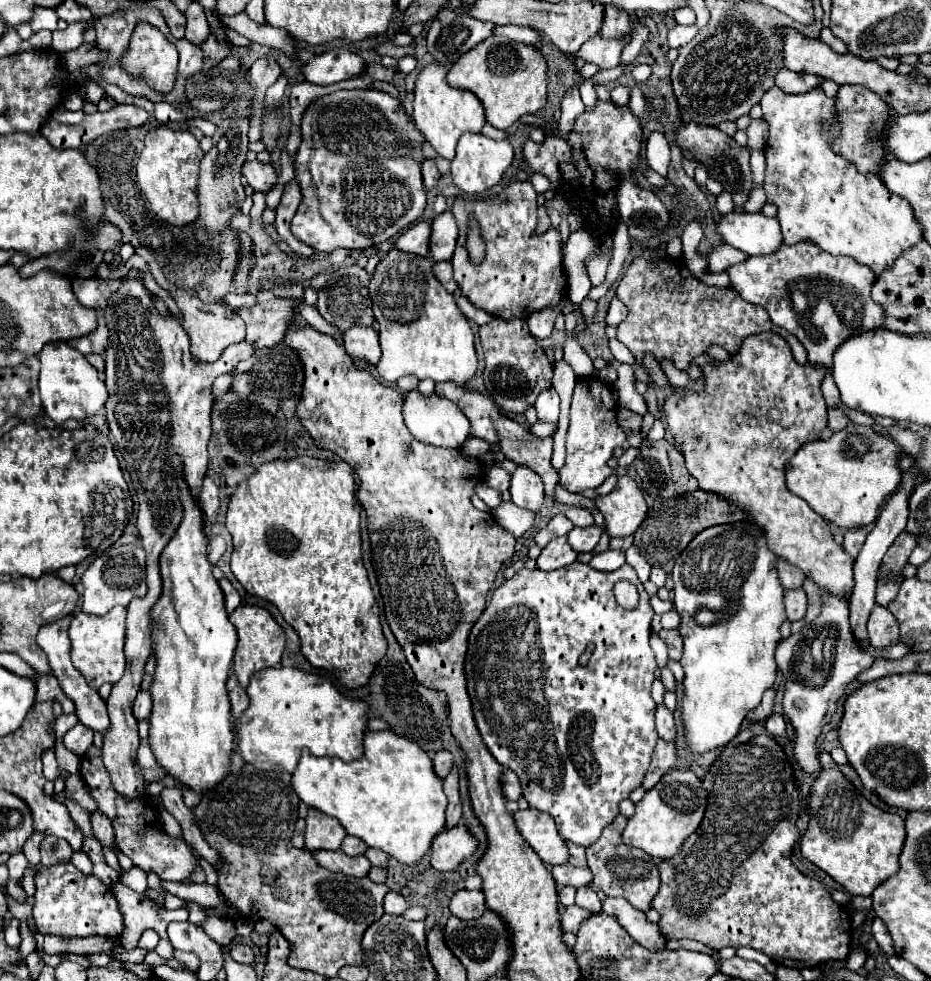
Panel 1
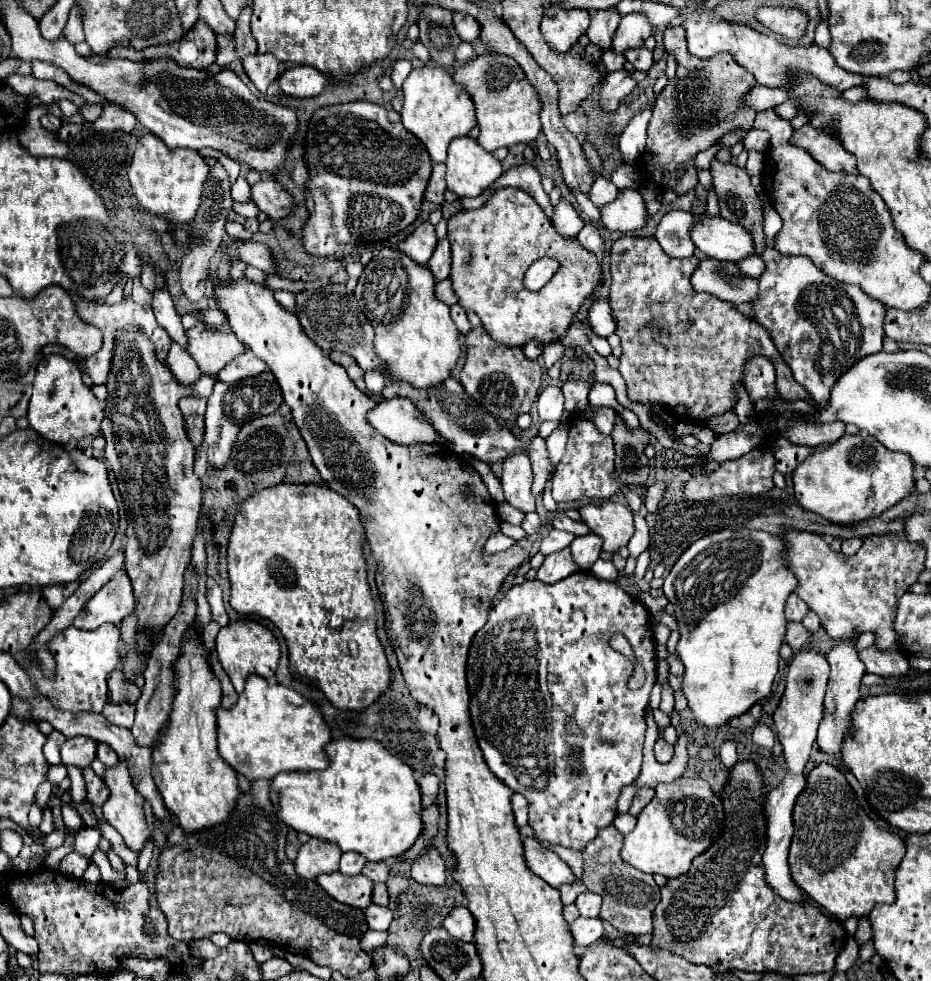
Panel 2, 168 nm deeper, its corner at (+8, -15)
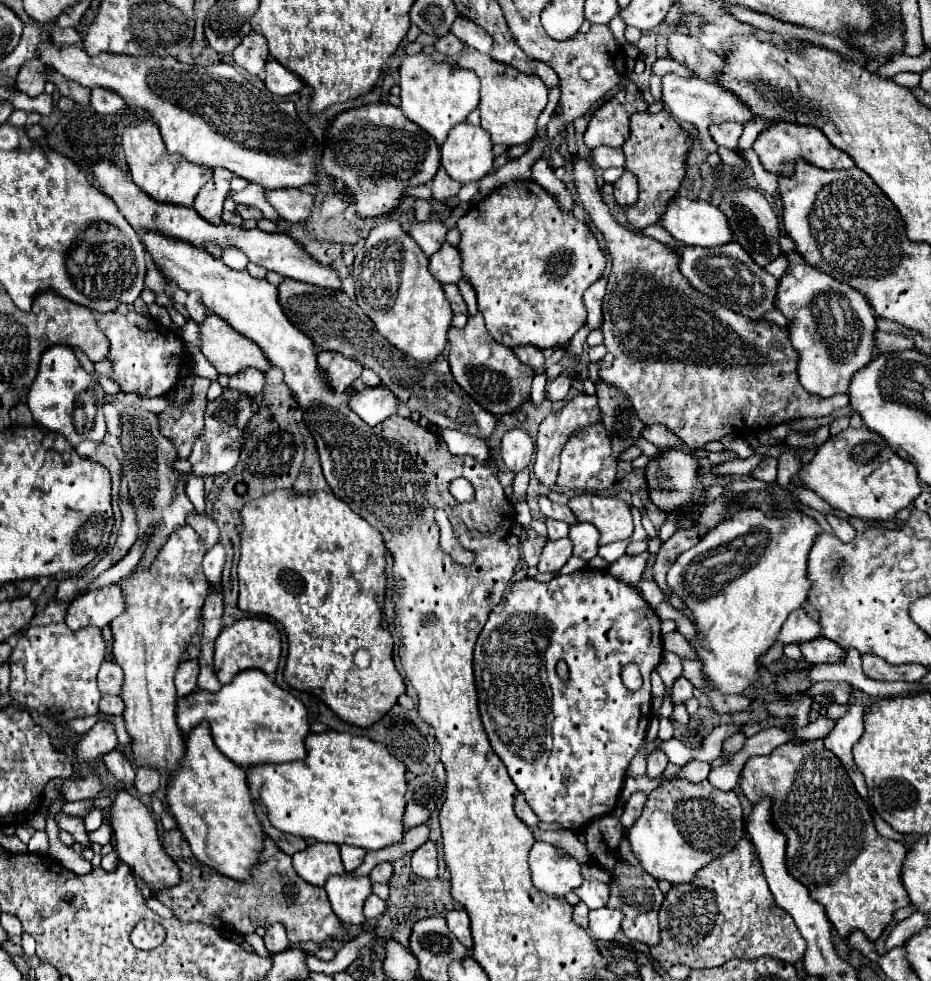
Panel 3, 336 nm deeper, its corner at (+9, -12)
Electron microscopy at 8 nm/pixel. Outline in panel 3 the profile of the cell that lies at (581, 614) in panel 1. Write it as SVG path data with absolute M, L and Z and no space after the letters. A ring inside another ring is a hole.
M581 569L577 573L571 575L561 575L561 577L553 577L549 583L541 583L537 579L521 579L517 583L511 585L511 591L503 597L503 601L499 605L495 605L489 613L489 619L477 639L475 645L475 683L477 683L477 693L479 693L479 709L481 709L481 719L483 719L483 727L485 733L491 741L491 747L495 753L499 753L501 761L505 763L509 777L513 779L513 783L517 785L517 789L525 795L529 807L537 813L537 817L545 823L561 823L565 829L569 831L583 831L585 823L609 815L617 803L619 803L619 793L623 789L625 777L627 777L627 767L631 763L631 759L637 755L637 751L641 749L645 735L647 735L647 727L649 727L649 719L651 719L651 683L649 683L649 675L651 671L659 665L663 655L663 637L661 637L661 621L657 617L657 613L649 607L649 603L641 597L641 593L633 587L627 585L619 579L615 579L607 569ZM565 661L567 669L569 669L569 677L567 681L563 681L557 675L557 663ZM629 663L635 663L641 671L643 677L643 685L637 691L629 691L623 681L621 681L621 669Z

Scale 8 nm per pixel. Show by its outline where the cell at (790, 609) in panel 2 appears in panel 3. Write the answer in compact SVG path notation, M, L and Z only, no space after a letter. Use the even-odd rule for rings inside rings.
M797 609L783 623L783 627L777 635L777 643L801 645L801 643L807 643L807 641L813 641L819 637L821 637L821 625L817 621L813 621L803 609Z

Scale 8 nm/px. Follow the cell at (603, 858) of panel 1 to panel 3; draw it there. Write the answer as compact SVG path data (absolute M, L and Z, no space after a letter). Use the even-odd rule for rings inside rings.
M605 815L601 819L593 819L591 823L585 825L585 837L587 837L587 851L589 851L591 859L595 859L595 863L599 863L613 877L613 883L609 885L611 897L609 897L607 905L611 909L621 909L625 913L621 931L625 933L625 937L629 941L637 941L647 947L657 945L661 941L657 913L663 903L663 893L657 887L657 879L649 877L649 873L645 873L645 869L641 867L639 859L633 855L631 845L625 837L623 825L619 823L619 819L615 815ZM597 833L601 835L601 839L597 839Z

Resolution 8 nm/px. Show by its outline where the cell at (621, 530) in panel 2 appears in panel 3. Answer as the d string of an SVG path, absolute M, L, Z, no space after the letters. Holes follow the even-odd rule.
M581 493L569 499L569 507L579 521L593 523L599 529L601 545L627 541L633 535L633 517L629 505L613 495Z

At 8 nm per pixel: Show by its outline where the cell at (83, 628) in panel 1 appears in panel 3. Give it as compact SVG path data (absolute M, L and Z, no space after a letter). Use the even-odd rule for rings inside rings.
M65 623L29 627L11 653L9 695L31 711L65 723L77 717L97 715L101 693L97 689L97 671L105 659L105 641L101 629L71 631Z

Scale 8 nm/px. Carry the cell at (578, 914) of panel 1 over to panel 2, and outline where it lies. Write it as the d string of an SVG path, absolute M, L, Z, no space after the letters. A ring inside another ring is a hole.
M576 918L568 928L574 938L574 946L592 944L592 940L598 940L604 934L600 918Z

